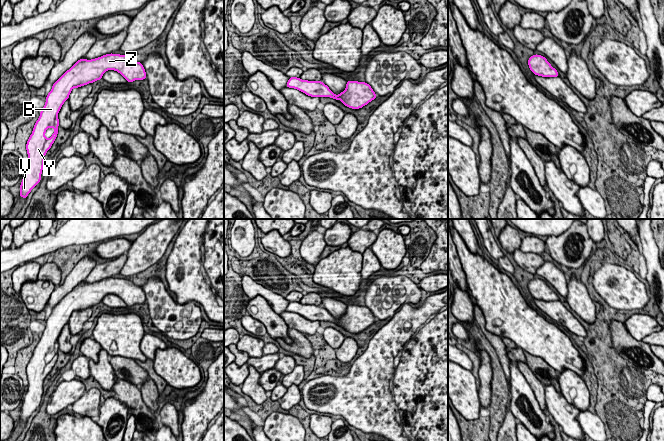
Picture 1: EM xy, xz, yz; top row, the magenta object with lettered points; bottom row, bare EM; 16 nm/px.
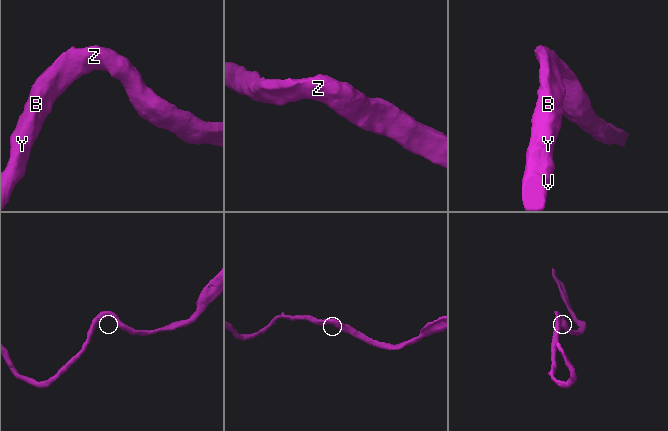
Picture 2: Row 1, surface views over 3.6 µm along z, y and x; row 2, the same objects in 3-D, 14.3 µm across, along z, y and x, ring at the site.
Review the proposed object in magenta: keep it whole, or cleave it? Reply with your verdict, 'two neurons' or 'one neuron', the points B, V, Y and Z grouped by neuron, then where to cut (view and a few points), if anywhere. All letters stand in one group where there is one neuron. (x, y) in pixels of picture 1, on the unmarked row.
one neuron; B V Y Z; no cut

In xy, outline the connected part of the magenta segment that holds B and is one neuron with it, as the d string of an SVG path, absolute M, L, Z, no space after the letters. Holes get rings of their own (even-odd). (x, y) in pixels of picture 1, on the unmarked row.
M110 277L91 284L81 282L68 293L52 309L51 315L46 320L45 329L40 335L40 340L27 365L28 390L24 394L19 421L26 423L31 414L41 405L44 380L58 358L58 337L64 326L69 323L72 313L102 303L103 298L108 294L117 295L128 307L146 303L142 287L126 278ZM48 352L55 353L50 362L45 361Z

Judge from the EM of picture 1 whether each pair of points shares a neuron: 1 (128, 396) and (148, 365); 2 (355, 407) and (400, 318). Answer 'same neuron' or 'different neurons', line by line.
1: same neuron
2: same neuron

